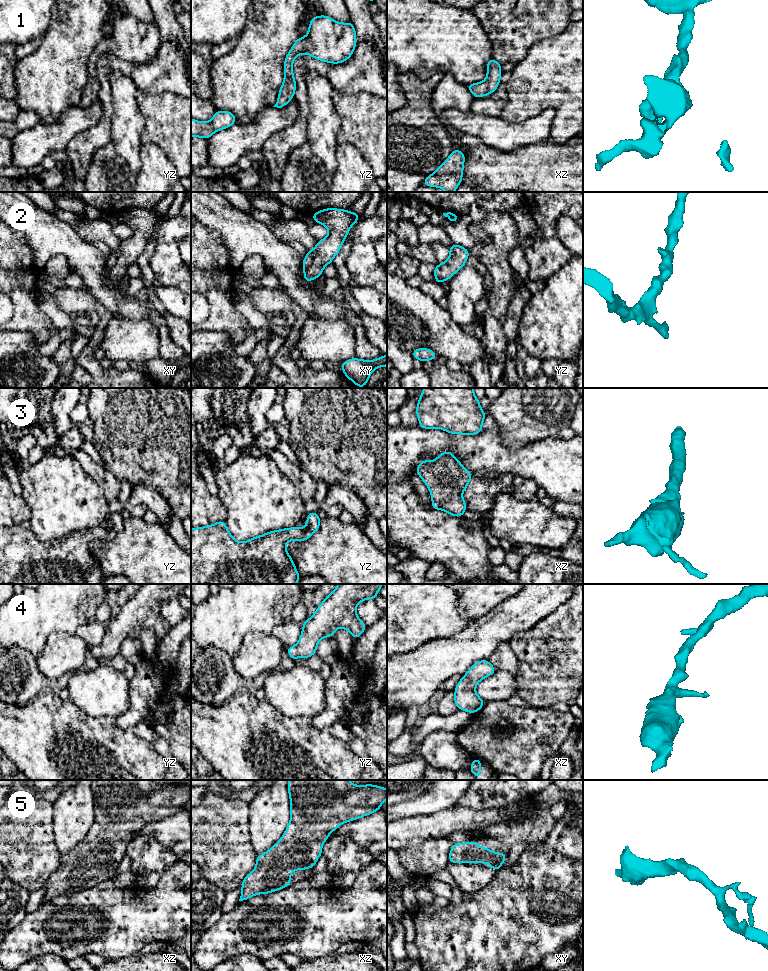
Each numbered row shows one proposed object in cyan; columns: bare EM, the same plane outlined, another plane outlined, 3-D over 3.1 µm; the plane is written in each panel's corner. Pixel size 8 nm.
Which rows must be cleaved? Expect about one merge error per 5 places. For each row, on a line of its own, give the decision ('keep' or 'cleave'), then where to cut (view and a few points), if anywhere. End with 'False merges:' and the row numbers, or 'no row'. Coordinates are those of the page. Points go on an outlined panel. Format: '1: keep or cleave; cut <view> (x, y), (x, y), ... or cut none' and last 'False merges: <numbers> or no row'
1: keep; cut none
2: keep; cut none
3: keep; cut none
4: keep; cut none
5: keep; cut none
False merges: no row

